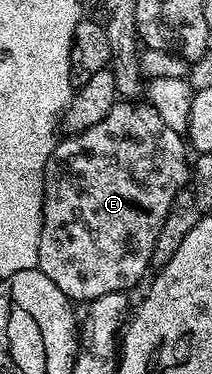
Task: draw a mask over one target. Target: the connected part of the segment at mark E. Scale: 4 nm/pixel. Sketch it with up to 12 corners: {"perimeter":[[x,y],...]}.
{"perimeter":[[119,100],[56,141],[39,269],[130,291],[189,182],[188,143]]}

